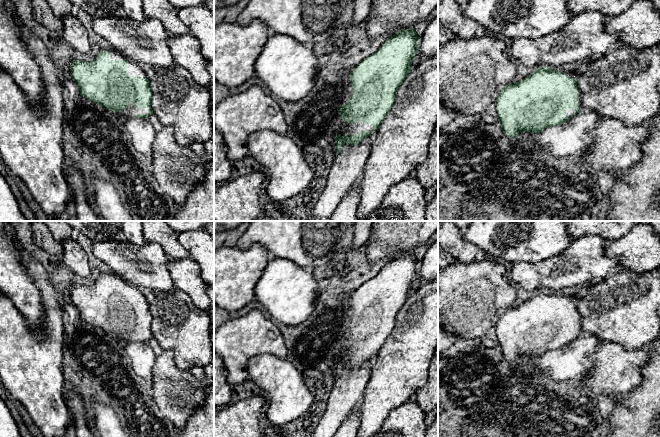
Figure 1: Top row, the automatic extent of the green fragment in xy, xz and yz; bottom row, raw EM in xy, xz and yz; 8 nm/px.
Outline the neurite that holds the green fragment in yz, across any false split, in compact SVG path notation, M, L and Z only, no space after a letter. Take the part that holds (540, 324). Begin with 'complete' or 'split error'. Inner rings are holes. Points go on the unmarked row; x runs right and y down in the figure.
split error; M539 291L529 300L500 313L495 324L498 345L505 360L539 357L560 349L581 334L578 299Z

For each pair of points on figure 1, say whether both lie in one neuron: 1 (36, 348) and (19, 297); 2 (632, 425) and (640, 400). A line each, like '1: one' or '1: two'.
1: two
2: one

